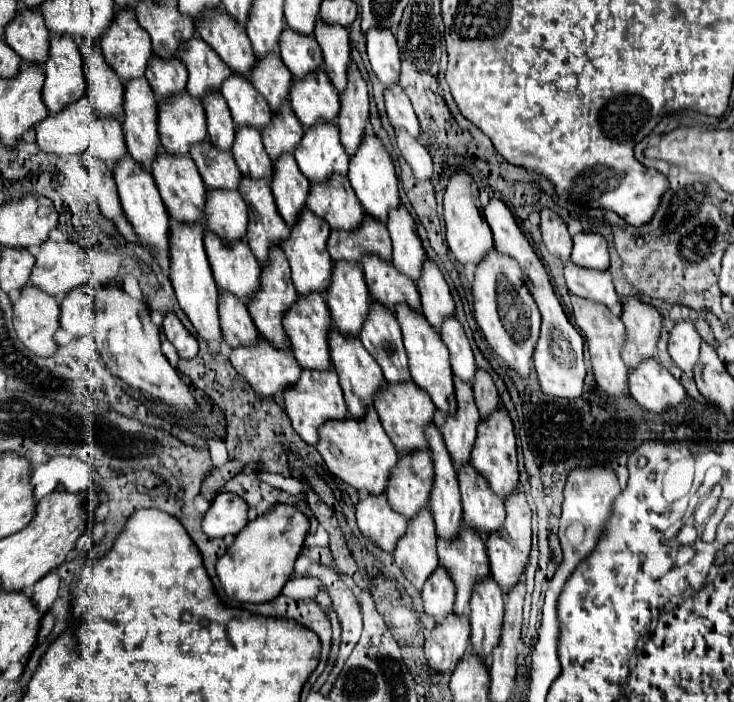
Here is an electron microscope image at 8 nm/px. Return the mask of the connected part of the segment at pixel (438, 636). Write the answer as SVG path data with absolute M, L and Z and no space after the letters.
M450 613L426 637L426 659L436 671L450 671L466 653L470 643L470 621Z

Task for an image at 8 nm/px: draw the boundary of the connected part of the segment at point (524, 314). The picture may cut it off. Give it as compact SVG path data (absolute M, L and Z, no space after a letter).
M492 247L492 251L488 251L476 267L472 283L472 299L474 299L476 323L484 331L486 341L490 343L494 353L506 363L508 369L514 369L522 377L528 377L534 345L540 333L540 311L524 283L522 269L516 263L516 259Z

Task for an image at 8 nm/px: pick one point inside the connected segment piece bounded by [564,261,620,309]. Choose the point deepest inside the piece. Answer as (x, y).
(589, 283)

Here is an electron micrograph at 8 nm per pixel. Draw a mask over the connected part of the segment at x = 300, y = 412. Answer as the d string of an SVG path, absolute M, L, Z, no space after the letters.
M304 369L300 373L300 379L296 385L284 389L284 409L296 429L296 433L310 445L318 443L318 427L326 419L344 419L348 415L344 397L342 397L342 387L338 383L338 375L334 369L328 371L312 371Z

